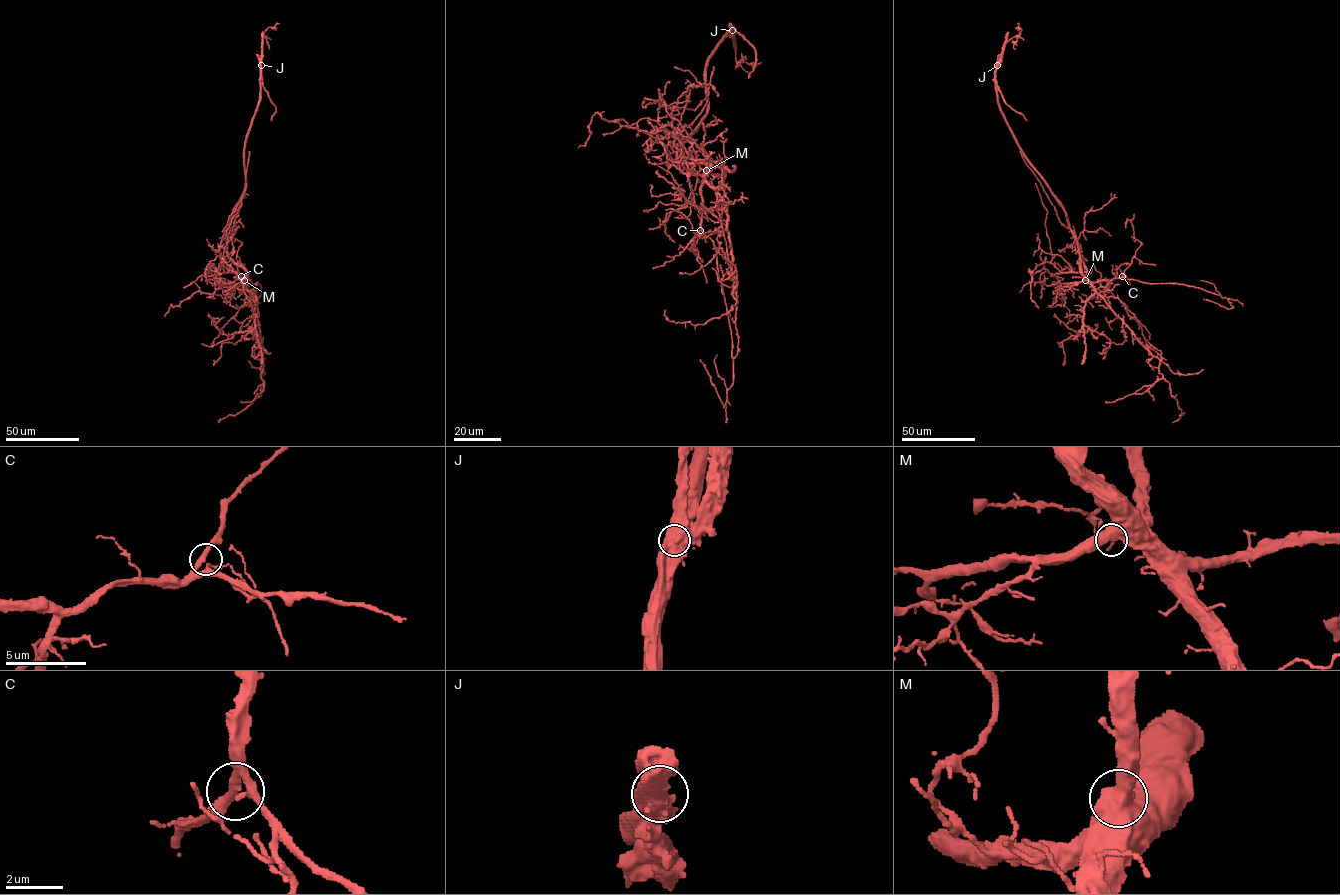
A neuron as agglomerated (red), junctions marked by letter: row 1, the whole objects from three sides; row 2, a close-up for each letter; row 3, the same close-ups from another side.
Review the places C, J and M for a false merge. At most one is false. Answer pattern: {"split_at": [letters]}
{"split_at": ["J"]}

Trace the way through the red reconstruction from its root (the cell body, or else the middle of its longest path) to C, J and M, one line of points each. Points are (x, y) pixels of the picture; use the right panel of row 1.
C: (1075, 237), (1081, 272), (1088, 279), (1111, 280), (1122, 276)
J: (1075, 237), (1062, 205), (1024, 155), (1001, 111), (996, 88), (997, 65)
M: (1075, 237), (1081, 273), (1085, 280)

